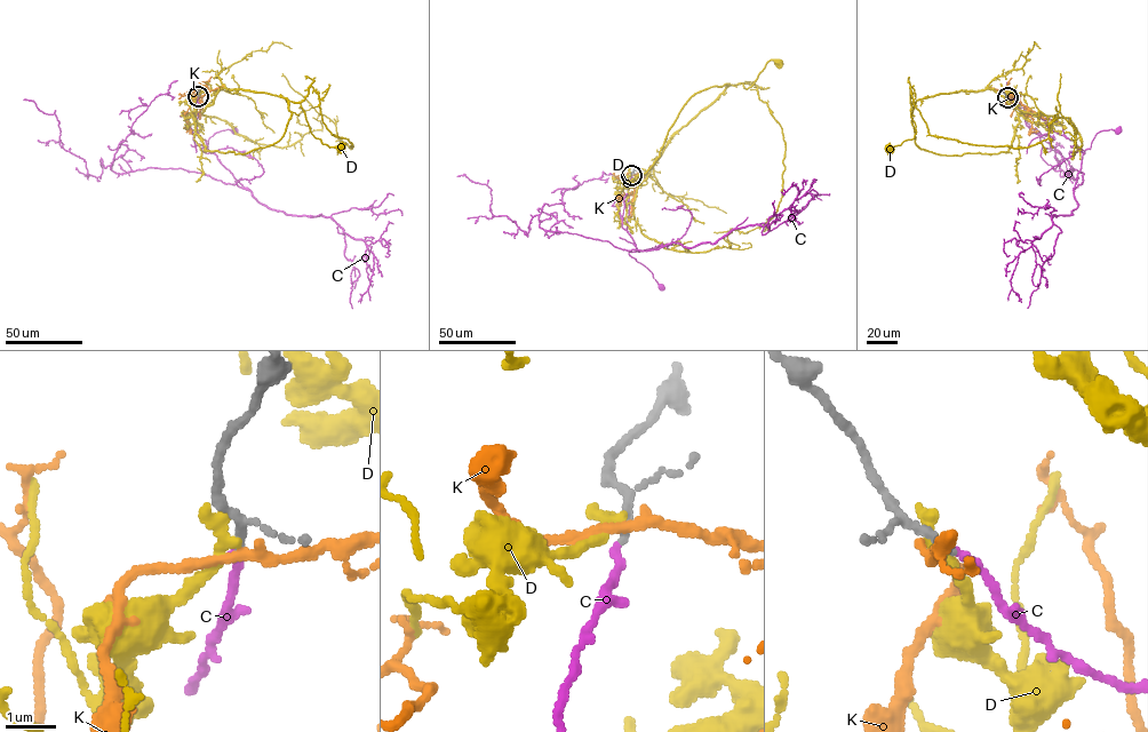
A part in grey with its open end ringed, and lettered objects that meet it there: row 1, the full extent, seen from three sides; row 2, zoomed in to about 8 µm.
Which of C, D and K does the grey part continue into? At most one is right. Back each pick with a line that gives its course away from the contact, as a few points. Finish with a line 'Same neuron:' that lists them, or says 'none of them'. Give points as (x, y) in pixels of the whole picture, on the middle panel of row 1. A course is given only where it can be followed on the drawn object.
C: Its course: (631, 175), (626, 230), (637, 251), (629, 254), (648, 270), (661, 286)
Same neuron: C

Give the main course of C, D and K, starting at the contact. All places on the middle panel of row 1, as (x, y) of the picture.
C: (631, 175), (626, 230), (637, 251), (629, 254), (648, 270), (661, 286)
D: (631, 174), (623, 185), (659, 156), (682, 108), (698, 93), (725, 84), (747, 89), (770, 61), (779, 64)
K: (631, 175), (645, 174), (634, 195), (615, 198)

